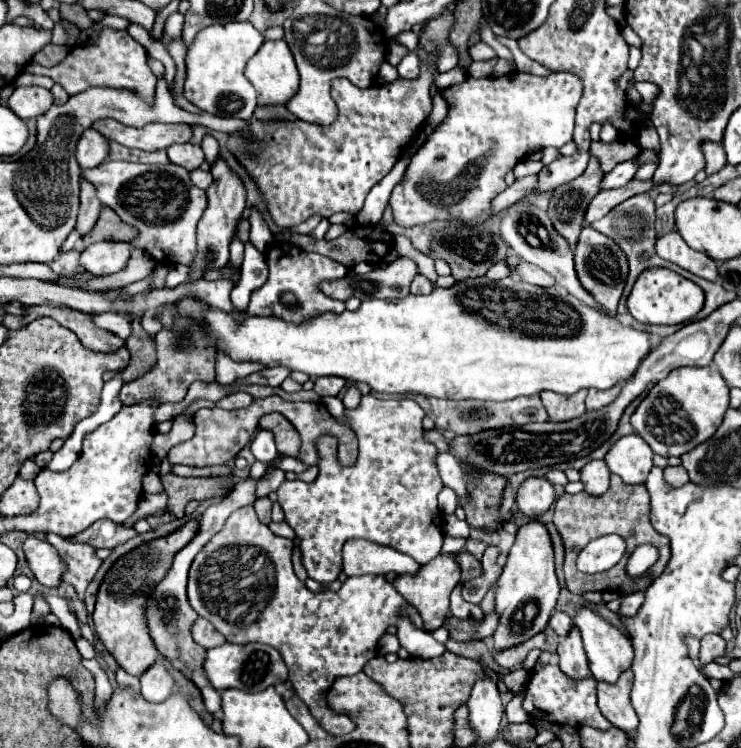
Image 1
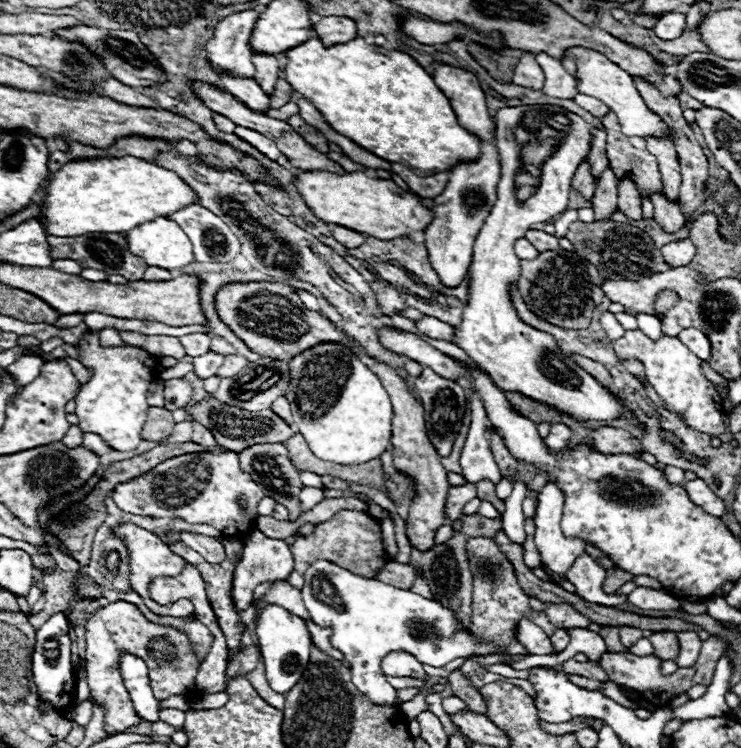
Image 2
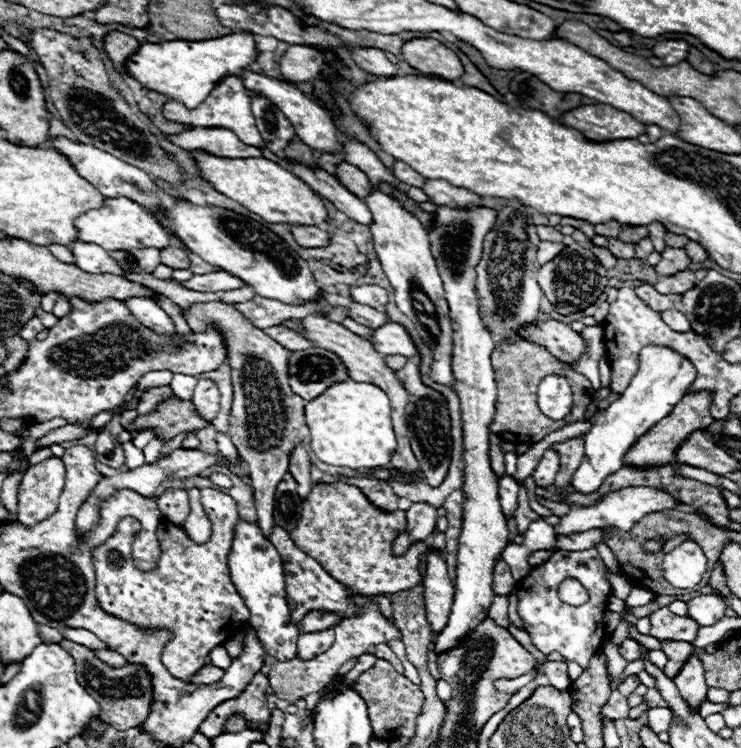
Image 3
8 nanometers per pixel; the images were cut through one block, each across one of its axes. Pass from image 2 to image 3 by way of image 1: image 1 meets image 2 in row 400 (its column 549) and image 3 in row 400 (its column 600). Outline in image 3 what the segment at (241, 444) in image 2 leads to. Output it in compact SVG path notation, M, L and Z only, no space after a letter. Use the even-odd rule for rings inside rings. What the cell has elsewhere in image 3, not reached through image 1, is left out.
M172 396L156 412L152 412L148 416L138 416L126 430L142 432L146 428L158 428L158 430L154 430L156 436L160 436L164 440L172 440L176 434L194 432L204 426L208 426L206 420L198 420L198 416L194 416L194 406L190 402L182 402L176 396Z

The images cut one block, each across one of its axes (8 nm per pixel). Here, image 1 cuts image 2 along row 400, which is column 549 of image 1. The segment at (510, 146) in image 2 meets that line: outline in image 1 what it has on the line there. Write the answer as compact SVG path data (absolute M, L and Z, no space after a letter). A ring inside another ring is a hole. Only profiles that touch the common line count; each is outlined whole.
M532 520L530 524L518 530L516 542L508 552L506 564L500 578L494 584L496 594L496 612L500 614L498 628L492 634L492 646L496 652L518 646L548 626L548 620L554 612L558 600L560 584L554 572L554 550L548 530Z

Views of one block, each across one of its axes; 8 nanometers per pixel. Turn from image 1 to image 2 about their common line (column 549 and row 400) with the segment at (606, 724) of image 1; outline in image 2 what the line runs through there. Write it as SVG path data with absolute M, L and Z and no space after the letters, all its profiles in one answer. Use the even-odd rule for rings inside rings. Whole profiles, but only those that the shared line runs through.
M626 330L626 334L612 342L614 352L622 360L638 360L642 362L648 382L656 390L656 394L668 404L668 410L674 410L686 420L690 428L696 428L698 432L718 436L722 434L724 428L724 408L722 408L722 398L716 392L714 384L704 378L700 364L702 360L694 356L678 338L662 336L658 342L650 340L644 336L640 330Z

